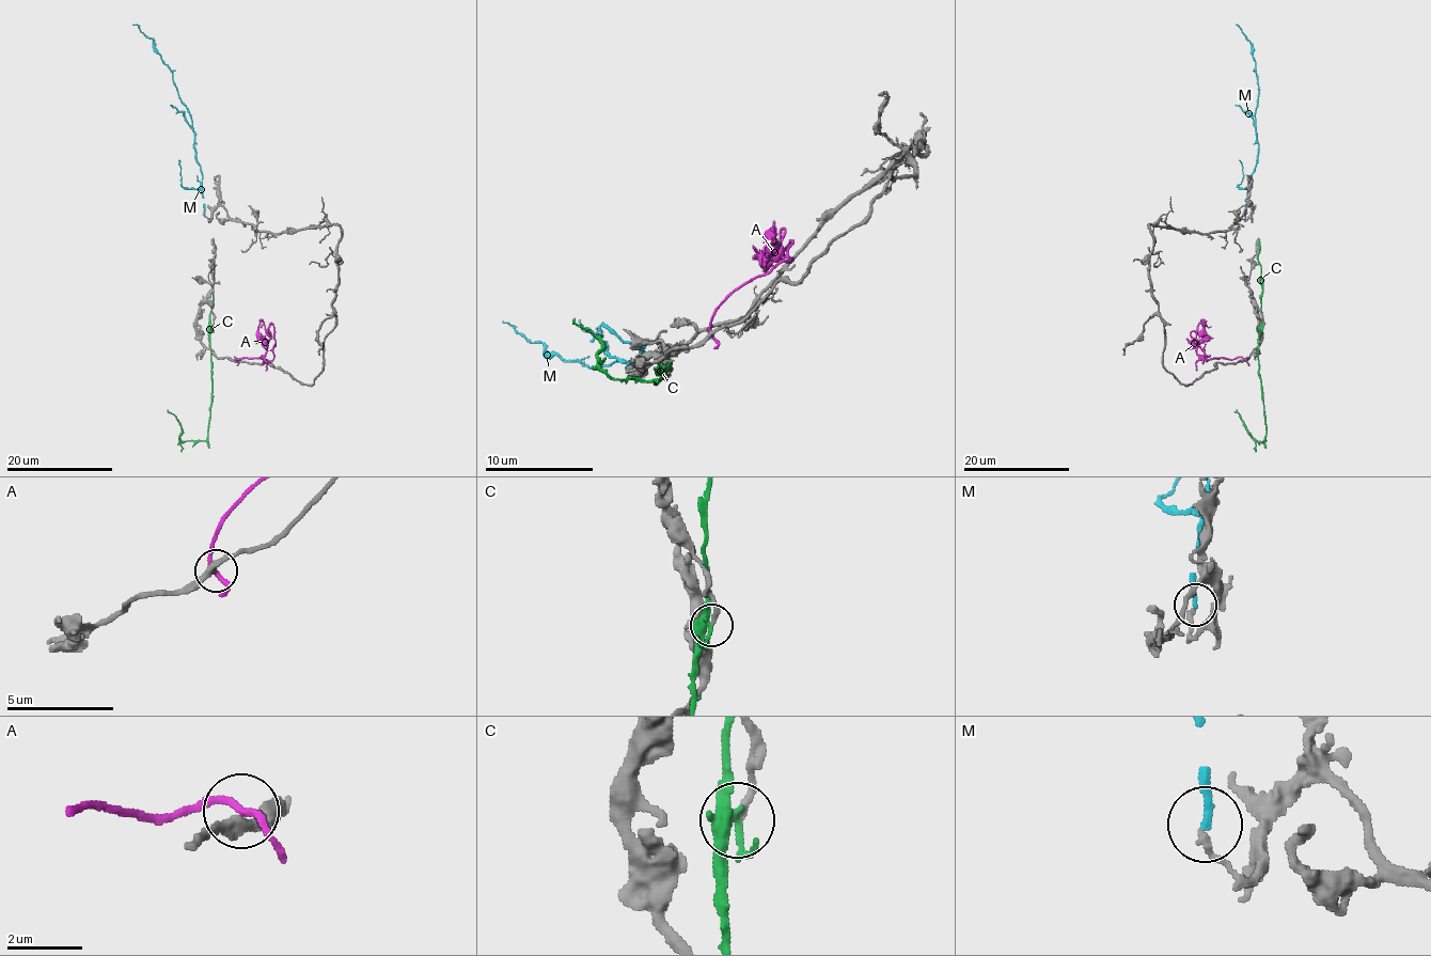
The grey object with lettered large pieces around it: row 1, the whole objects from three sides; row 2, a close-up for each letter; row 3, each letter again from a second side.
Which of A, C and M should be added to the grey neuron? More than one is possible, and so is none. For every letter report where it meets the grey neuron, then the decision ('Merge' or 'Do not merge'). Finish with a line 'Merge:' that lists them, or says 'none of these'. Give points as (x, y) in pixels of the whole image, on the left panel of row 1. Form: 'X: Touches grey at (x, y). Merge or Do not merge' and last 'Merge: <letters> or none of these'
A: Touches grey at (236, 358). Do not merge
C: Touches grey at (211, 327). Do not merge
M: Touches grey at (204, 212). Do not merge
Merge: none of these

